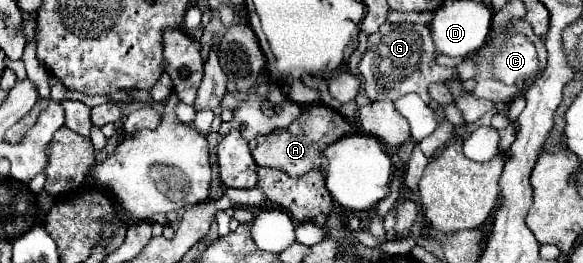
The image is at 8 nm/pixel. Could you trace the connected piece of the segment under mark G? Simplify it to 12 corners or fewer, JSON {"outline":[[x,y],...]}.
{"outline":[[384,23],[360,61],[370,101],[416,93],[454,71],[436,65],[426,25]]}

